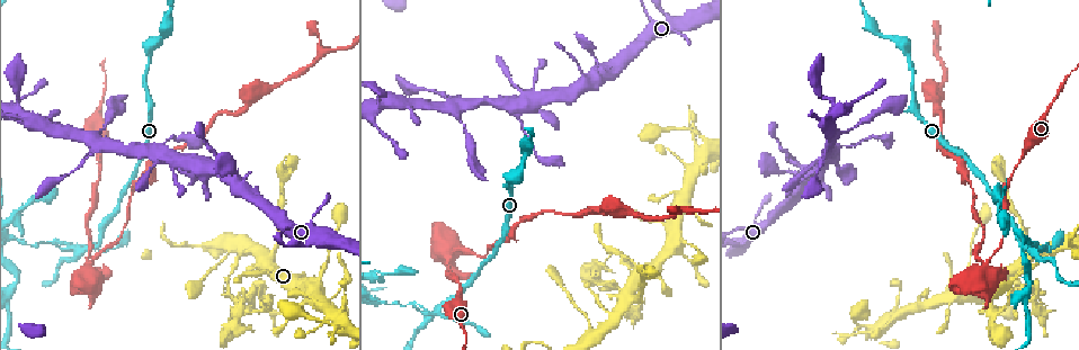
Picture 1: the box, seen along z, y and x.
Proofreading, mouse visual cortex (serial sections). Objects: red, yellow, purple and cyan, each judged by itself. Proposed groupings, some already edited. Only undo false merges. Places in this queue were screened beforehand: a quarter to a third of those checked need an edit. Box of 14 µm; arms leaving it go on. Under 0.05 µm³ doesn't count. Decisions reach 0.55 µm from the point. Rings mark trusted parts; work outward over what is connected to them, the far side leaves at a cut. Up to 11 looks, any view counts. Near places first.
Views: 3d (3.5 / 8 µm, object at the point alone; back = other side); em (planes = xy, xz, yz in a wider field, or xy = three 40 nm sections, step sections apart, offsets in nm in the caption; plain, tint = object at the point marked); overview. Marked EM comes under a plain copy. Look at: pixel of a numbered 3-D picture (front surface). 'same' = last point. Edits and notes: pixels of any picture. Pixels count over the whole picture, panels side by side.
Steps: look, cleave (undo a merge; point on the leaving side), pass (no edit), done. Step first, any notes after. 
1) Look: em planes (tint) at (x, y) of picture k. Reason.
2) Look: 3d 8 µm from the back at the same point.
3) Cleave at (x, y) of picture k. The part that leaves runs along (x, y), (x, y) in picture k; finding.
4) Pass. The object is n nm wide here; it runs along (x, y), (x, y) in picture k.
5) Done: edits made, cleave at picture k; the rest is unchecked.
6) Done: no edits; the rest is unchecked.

Look: 3d 3.5 µm at (329, 251) of picture 1. Thick turns thin.

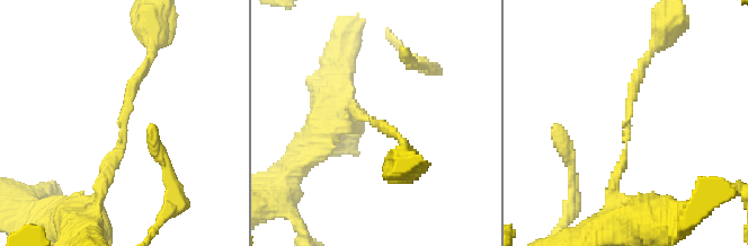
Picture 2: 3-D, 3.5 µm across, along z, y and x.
Look: em xy step 2 (tint) at (374, 121) of picture 2. Need the tissue.

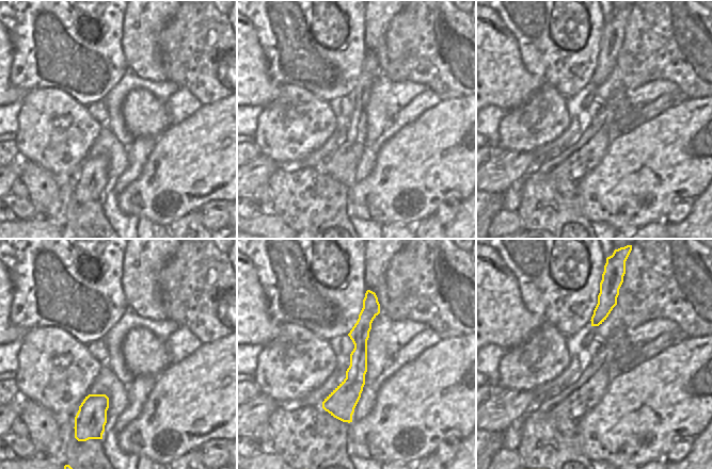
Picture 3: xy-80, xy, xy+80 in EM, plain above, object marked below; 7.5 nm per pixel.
Pass. The arms are 150, 150 nm wide; it runs along (369, 293), (345, 419) in picture 3; continuous, no second cell.

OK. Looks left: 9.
Look: 3d 8 µm at (846, 147) of picture 1.

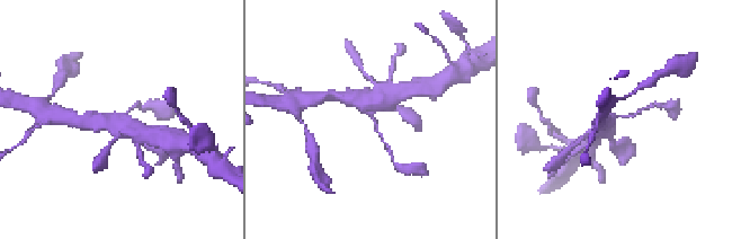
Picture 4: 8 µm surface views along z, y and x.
Look: em xy step 5 (tint) at (374, 119) of picture 4. The arms are 100, 500 nm wide; now the EM.

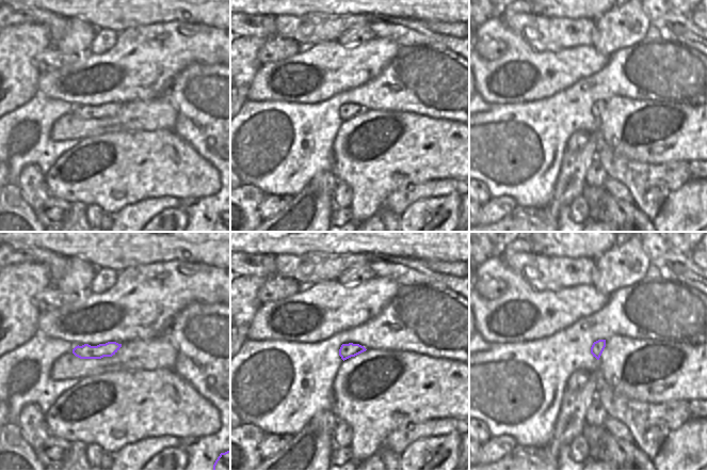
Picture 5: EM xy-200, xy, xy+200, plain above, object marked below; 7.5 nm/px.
Pass. It runs along (603, 129), (618, 115), (650, 107) in picture 4; one cell here.

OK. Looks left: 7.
Look: 3d 3.5 µm at (601, 336) of picture 1. Three-way junction.

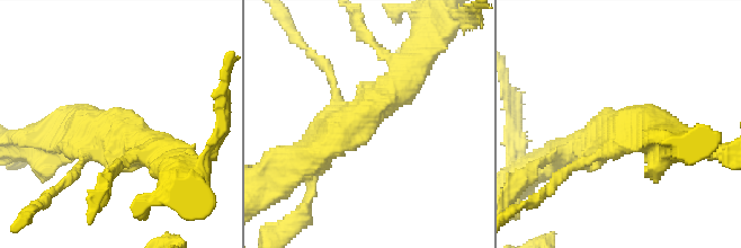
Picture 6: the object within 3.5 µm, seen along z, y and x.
Look: em xy step 1 (tint) at (616, 126) of picture 6. 3 arms meet here; the arms are 150, 450, 450 nm wide.

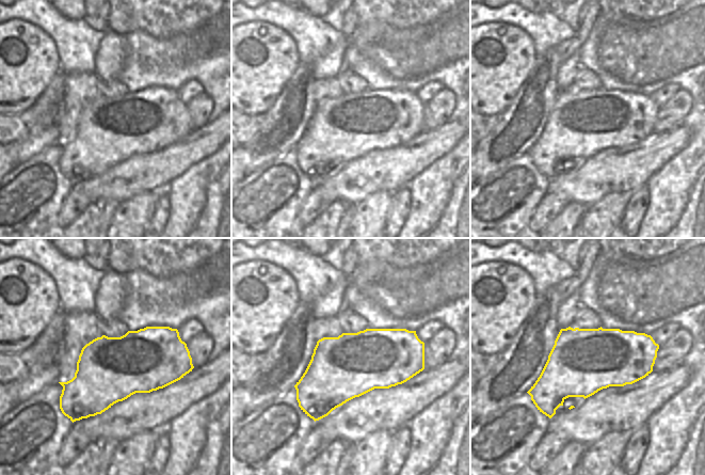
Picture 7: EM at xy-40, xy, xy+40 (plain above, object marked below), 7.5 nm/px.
Pass. It runs along (410, 65), (403, 80), (303, 167) in picture 6; one cell here.

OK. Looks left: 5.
Look: 3d 3.5 µm at (465, 103) of picture 1. Calibre changes.

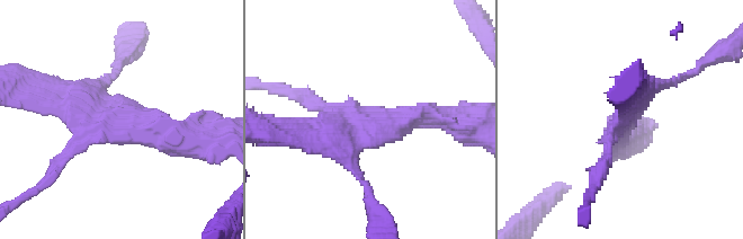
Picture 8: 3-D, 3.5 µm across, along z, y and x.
Pass. 4 arms meet here; the arms are 150, 200, 300, 350 nm wide; it runs along (185, 135), (46, 90) in picture 8; all the same cell.

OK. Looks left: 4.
Done: no edits; the rest is unchecked.

